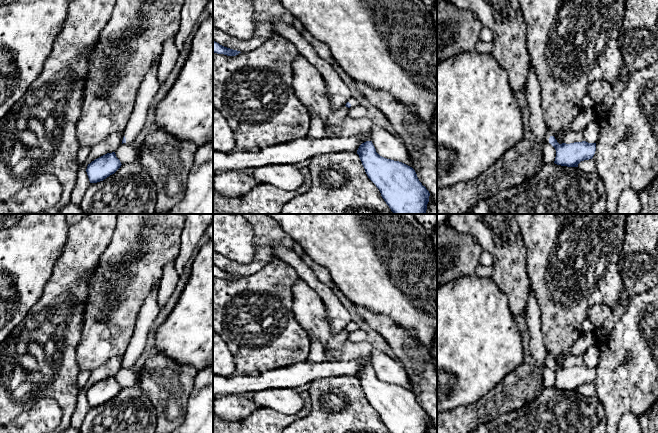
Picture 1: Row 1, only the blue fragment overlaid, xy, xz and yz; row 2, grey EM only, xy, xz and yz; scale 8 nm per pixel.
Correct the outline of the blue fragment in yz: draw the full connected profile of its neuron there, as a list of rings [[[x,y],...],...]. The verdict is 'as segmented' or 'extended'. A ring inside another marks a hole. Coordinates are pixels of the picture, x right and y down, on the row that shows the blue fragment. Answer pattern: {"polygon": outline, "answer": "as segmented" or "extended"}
{"polygon": [[[547,128],[546,142],[555,148],[554,163],[561,166],[578,167],[581,161],[592,159],[596,151],[596,143],[586,141],[559,144],[554,137],[554,132],[549,128]]], "answer": "extended"}

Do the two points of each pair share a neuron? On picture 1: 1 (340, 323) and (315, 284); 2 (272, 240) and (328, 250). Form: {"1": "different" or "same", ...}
{"1": "same", "2": "different"}

